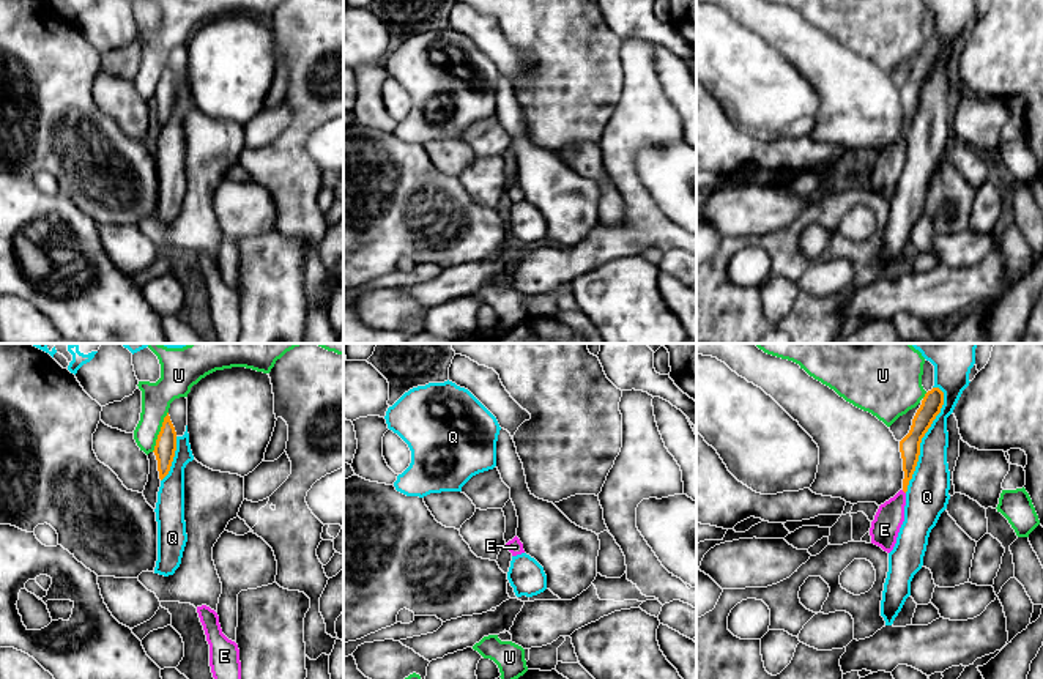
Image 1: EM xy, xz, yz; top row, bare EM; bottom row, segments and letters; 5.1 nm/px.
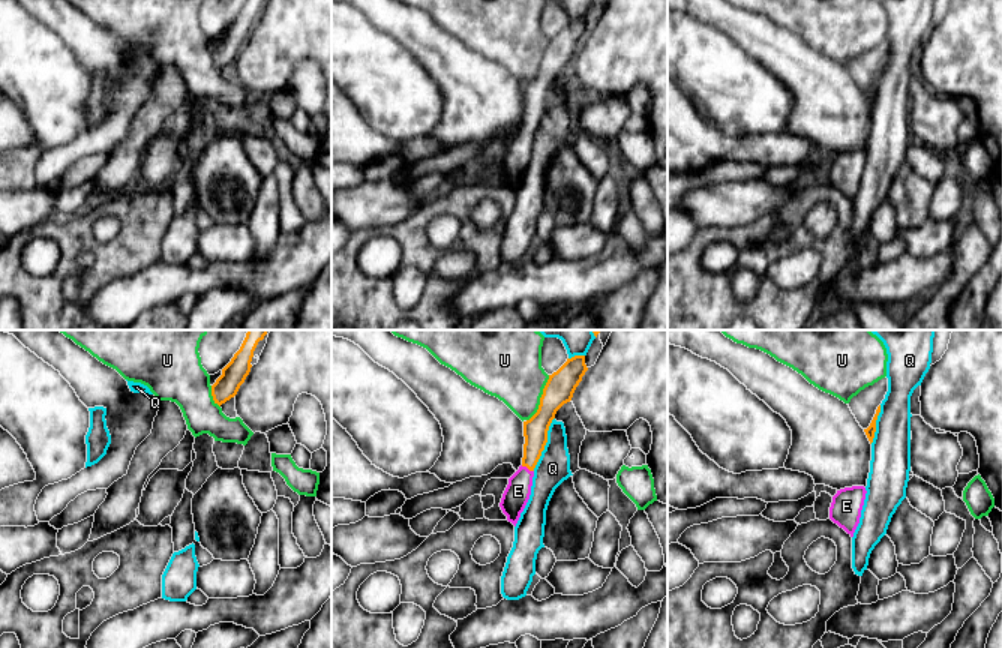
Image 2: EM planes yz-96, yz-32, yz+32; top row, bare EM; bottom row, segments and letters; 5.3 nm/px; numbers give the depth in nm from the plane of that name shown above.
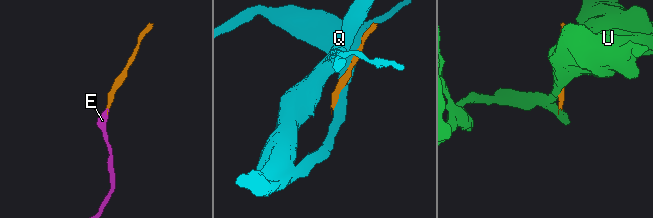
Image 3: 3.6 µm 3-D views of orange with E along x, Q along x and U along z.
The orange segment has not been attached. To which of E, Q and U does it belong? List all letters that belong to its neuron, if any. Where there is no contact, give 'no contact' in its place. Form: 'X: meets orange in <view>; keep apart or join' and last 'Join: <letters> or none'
E: no contact; join
Q: meets orange in yz; keep apart
U: meets orange in xy; keep apart
Join: E

